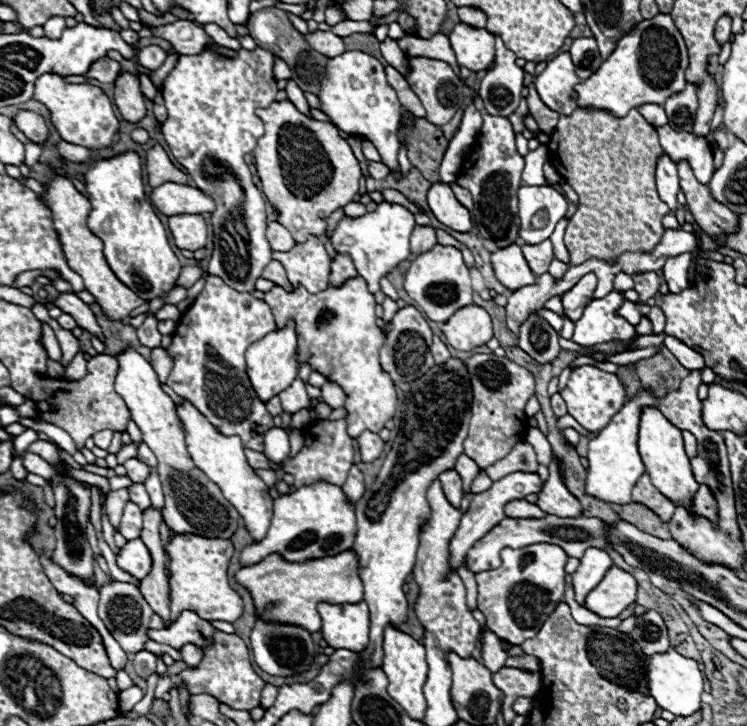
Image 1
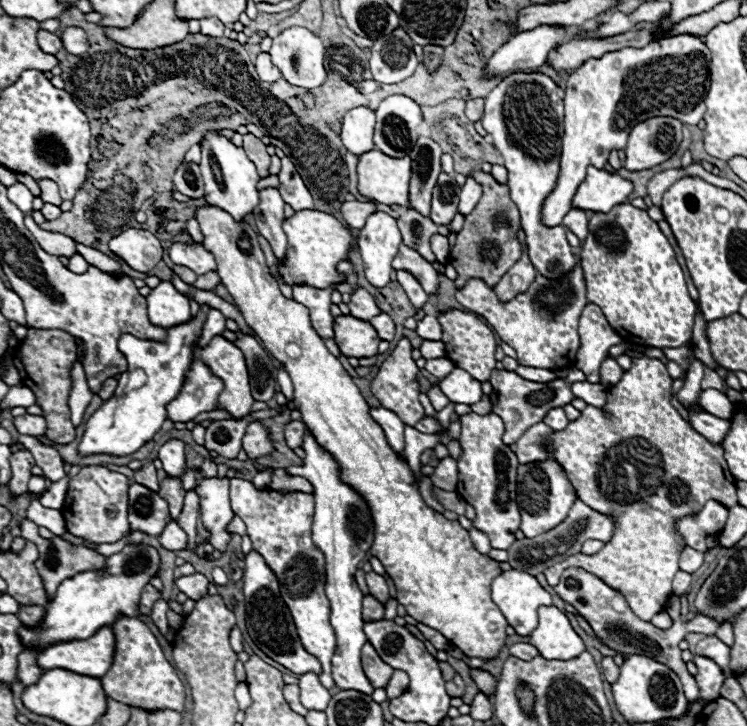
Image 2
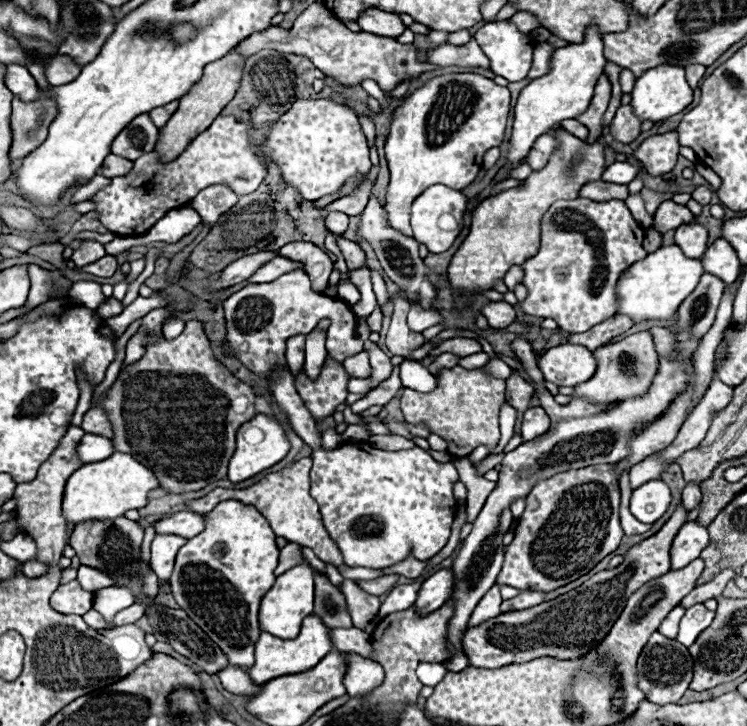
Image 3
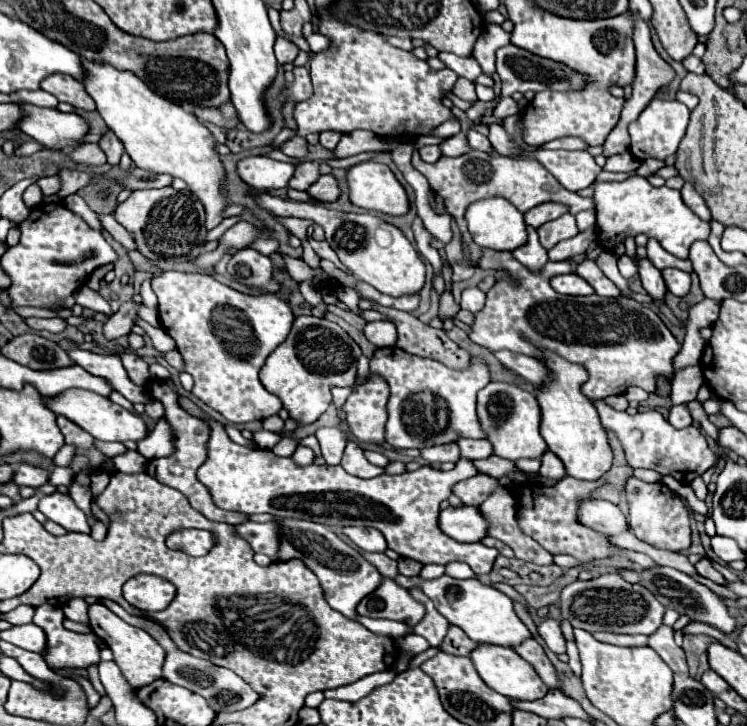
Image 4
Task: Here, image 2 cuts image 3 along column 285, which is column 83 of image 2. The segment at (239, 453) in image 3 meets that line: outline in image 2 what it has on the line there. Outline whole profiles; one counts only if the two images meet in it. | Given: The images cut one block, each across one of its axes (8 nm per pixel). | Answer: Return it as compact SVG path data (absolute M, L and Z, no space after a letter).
M202 306L200 314L168 330L168 340L164 344L138 340L132 334L124 334L118 340L118 348L126 354L128 370L120 374L118 388L112 398L108 398L84 424L84 436L78 444L80 456L110 454L110 456L130 456L138 452L152 436L160 430L166 420L166 404L178 394L184 382L184 374L190 368L192 342L198 338L204 324L208 306Z

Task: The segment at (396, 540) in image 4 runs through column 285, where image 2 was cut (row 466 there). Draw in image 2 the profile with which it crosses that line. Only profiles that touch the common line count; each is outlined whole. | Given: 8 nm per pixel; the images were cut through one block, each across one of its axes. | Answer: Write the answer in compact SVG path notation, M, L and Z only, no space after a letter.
M474 412L460 416L460 460L458 460L458 474L460 474L460 488L458 494L468 504L474 506L476 518L472 520L474 526L488 534L490 546L498 550L508 550L512 542L516 542L516 532L520 526L520 510L516 504L516 468L518 460L516 454L502 442L504 422L496 414L478 416Z

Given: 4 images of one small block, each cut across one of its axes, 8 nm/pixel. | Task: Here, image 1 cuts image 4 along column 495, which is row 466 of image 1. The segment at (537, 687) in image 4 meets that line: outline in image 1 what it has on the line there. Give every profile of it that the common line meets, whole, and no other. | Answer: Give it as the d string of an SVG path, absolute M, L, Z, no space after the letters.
M656 406L642 408L640 424L638 424L638 452L646 466L648 476L652 478L652 484L662 494L668 494L668 498L672 498L672 502L676 502L676 506L682 504L684 508L690 510L690 498L698 490L698 482L692 476L690 460L684 452L682 432L676 430L676 426L672 426L668 422L668 418L664 418L664 414Z

